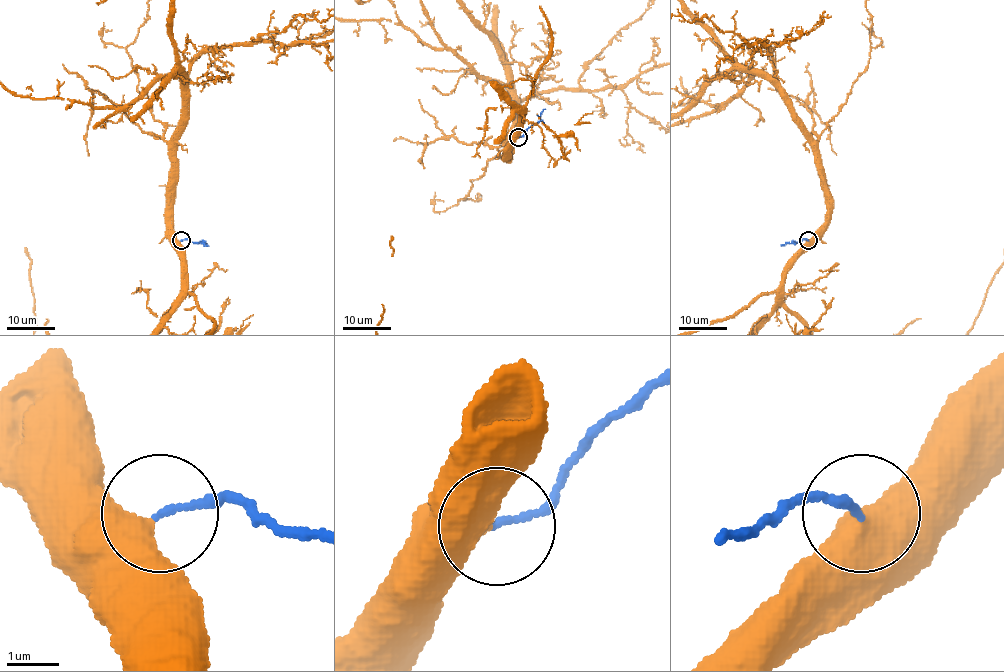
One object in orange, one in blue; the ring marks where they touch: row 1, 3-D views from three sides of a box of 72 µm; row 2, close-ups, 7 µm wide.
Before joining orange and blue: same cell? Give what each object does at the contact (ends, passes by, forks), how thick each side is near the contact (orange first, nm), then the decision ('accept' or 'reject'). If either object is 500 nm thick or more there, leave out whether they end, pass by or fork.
650/120 nm | accept

